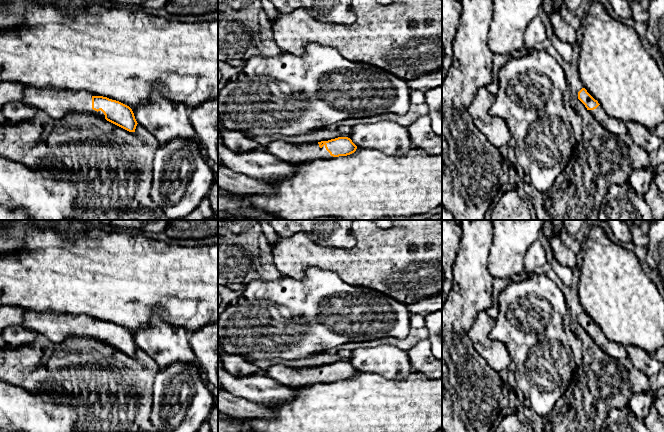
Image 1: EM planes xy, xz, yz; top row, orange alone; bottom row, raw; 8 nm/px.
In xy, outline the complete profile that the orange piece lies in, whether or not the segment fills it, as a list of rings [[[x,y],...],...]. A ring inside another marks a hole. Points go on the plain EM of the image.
[[[52,311],[23,312],[26,327],[35,334],[45,335],[55,344],[64,342],[70,336],[81,336],[97,339],[129,356],[135,356],[138,348],[129,330],[107,321],[93,320],[87,315]]]

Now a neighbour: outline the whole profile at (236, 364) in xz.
[[[219,341],[218,355],[222,359],[224,369],[235,376],[243,377],[260,373],[258,366],[249,361],[246,356],[241,354],[226,354]]]

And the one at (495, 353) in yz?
[[[480,311],[467,331],[467,335],[477,353],[485,359],[487,364],[500,372],[504,369],[512,369],[511,354],[506,346],[490,338],[490,332],[495,325],[486,311]]]

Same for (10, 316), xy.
[[[7,305],[0,307],[0,337],[6,328],[12,326],[26,327],[23,310]]]

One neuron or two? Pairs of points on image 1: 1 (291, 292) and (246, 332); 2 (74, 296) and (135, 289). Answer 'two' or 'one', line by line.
1: one
2: one

